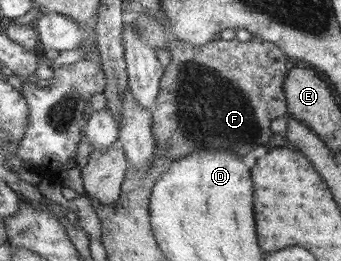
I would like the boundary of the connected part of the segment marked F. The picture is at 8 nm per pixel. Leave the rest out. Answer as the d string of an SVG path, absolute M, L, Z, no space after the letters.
M252 36L243 43L239 39L211 41L207 45L195 47L191 43L179 41L171 45L170 64L160 85L157 107L152 114L155 143L161 146L170 161L187 157L203 149L215 151L237 151L247 155L257 145L267 145L273 131L271 121L285 117L289 113L288 101L284 91L290 73L287 67L289 57L274 42Z

